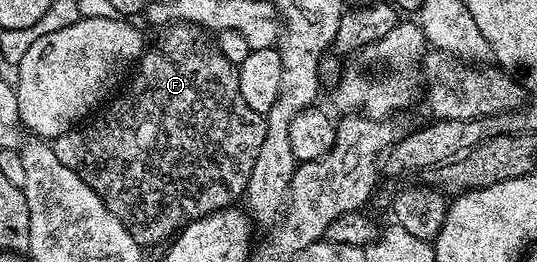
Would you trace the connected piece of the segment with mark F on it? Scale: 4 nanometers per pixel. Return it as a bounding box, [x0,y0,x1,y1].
[53,22,267,246]

